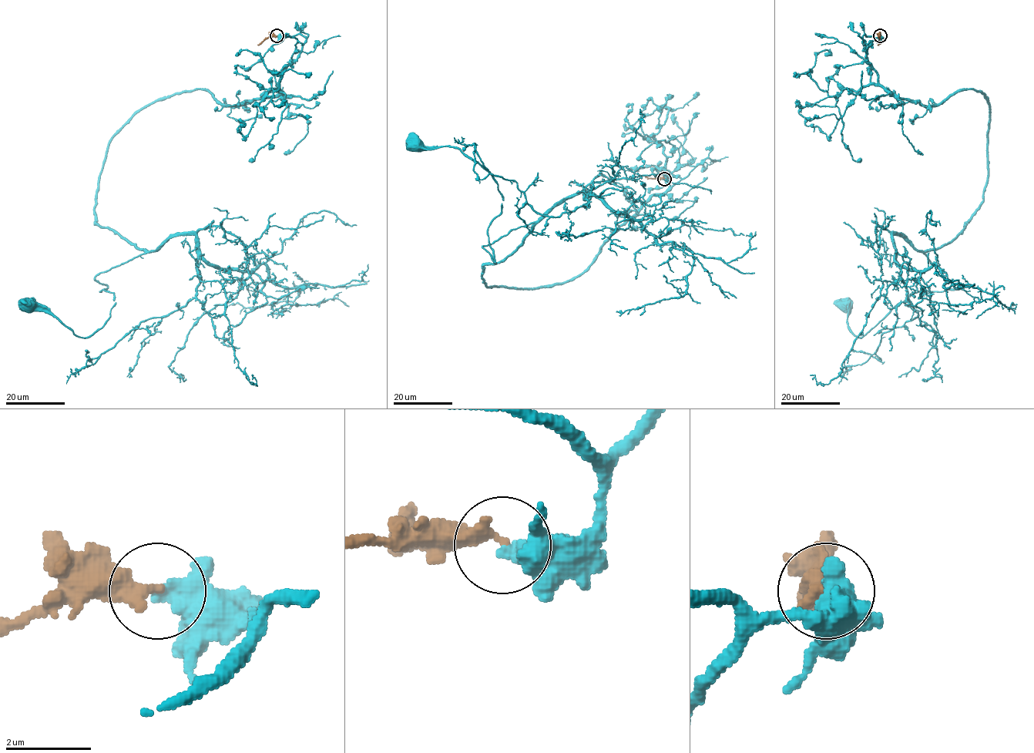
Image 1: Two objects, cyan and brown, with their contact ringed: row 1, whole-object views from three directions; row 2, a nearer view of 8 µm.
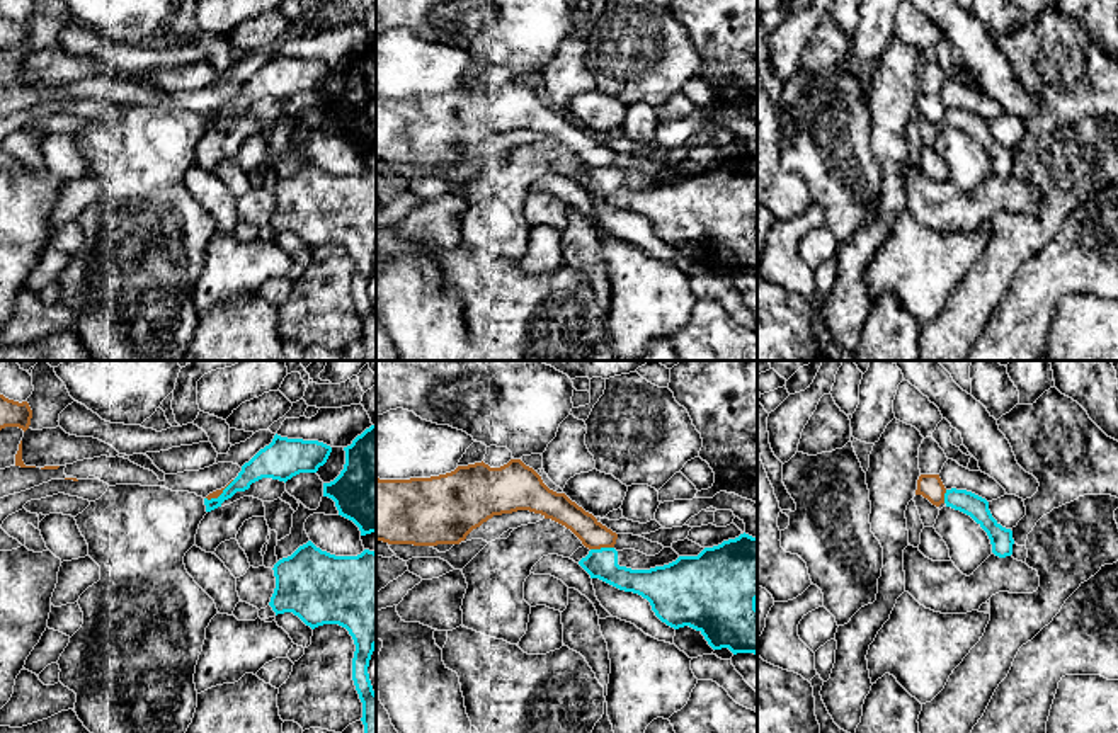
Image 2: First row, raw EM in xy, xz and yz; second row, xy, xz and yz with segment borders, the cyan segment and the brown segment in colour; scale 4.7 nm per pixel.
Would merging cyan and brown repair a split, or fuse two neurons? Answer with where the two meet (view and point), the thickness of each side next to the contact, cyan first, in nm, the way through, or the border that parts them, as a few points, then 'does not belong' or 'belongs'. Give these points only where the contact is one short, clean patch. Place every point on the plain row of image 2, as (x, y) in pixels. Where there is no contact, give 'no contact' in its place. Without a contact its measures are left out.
meets cyan in xz at (601, 167); 140 nm thick on the cyan side, 130 nm on the other; border along xz (613, 165), (591, 169); does not belong

